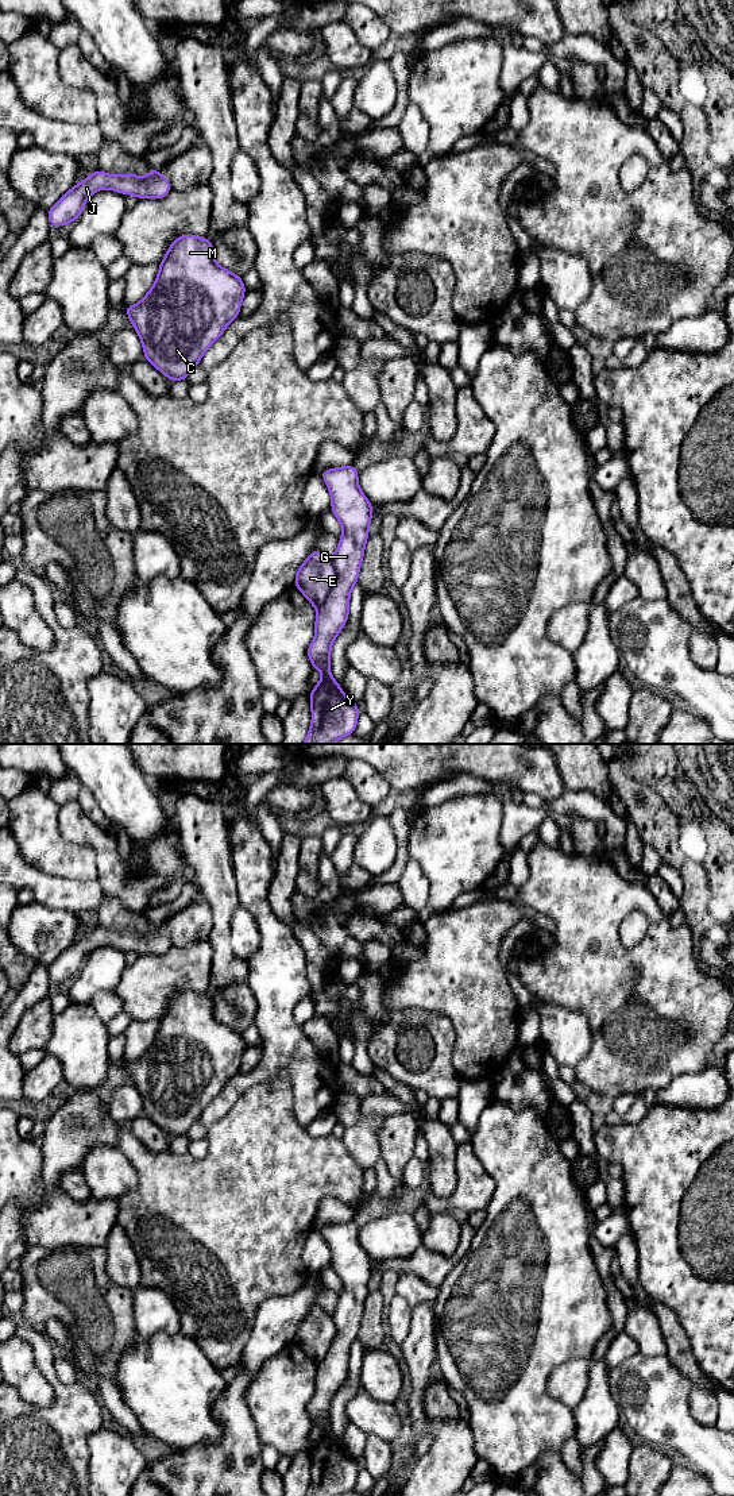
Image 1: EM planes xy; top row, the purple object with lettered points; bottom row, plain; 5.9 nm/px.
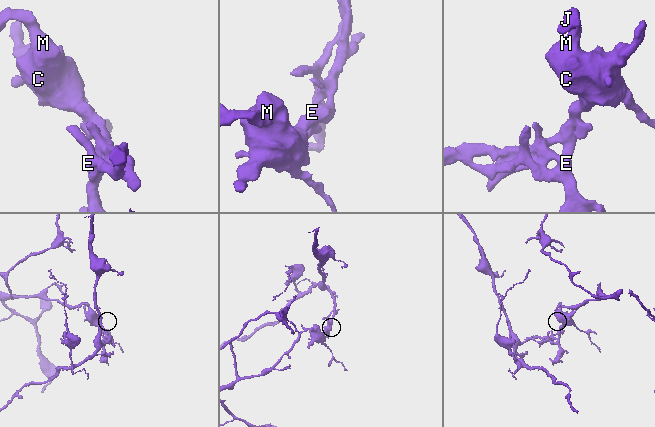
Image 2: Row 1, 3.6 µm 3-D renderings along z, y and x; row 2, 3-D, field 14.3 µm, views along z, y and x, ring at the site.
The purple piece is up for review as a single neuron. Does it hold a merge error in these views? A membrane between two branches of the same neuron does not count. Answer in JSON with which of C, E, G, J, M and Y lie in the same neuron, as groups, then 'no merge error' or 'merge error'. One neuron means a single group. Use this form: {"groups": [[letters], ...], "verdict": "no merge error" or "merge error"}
{"groups": [["C", "G", "J", "M", "Y"], ["E"]], "verdict": "merge error"}

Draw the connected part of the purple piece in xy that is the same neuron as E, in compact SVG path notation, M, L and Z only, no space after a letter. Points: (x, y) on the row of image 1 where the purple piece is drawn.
M314 550L300 566L294 586L318 609L331 593L335 579L336 570L332 559Z

